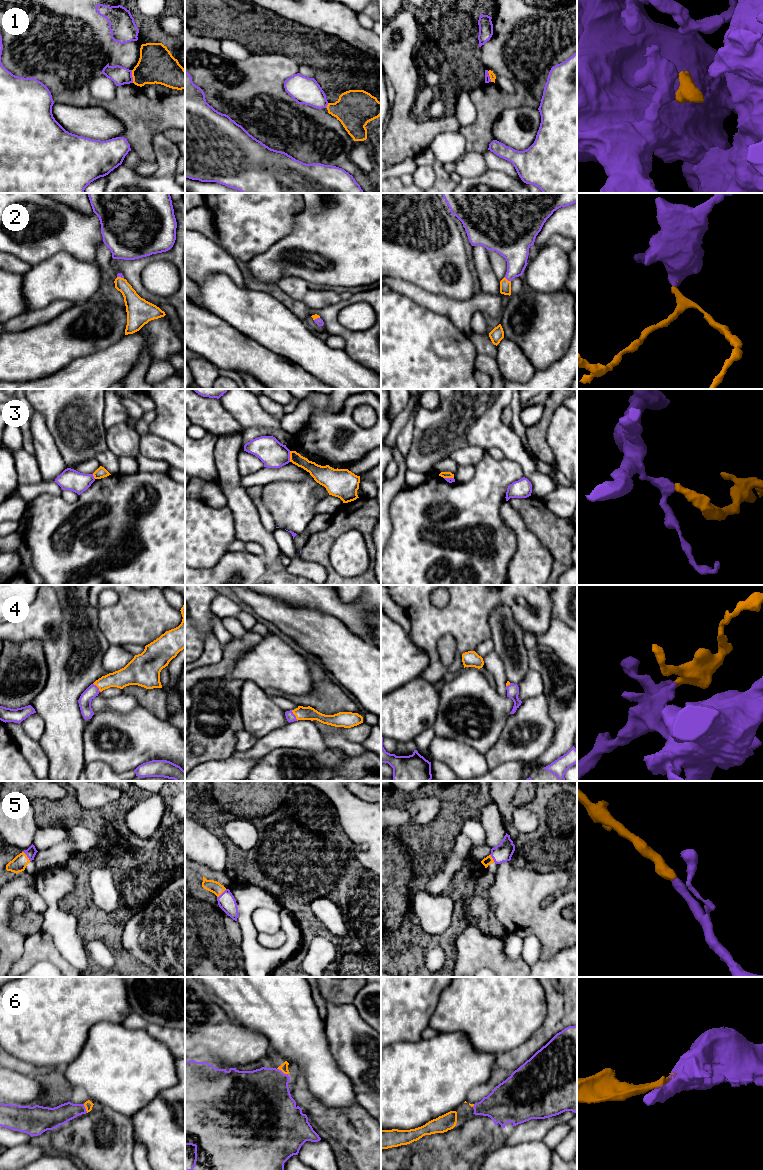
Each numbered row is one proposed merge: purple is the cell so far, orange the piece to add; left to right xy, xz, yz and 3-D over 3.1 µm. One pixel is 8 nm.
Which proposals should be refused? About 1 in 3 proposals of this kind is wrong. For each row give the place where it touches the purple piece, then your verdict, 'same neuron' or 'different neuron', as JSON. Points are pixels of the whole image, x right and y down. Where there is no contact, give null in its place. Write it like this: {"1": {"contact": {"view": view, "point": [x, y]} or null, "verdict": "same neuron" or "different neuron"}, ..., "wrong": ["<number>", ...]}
{"1": {"contact": {"view": "xy", "point": [131, 76]}, "verdict": "different neuron"}, "2": {"contact": {"view": "yz", "point": [507, 279]}, "verdict": "same neuron"}, "3": {"contact": {"view": "xz", "point": [289, 456]}, "verdict": "different neuron"}, "4": {"contact": {"view": "xz", "point": [294, 715]}, "verdict": "same neuron"}, "5": {"contact": {"view": "xy", "point": [27, 856]}, "verdict": "same neuron"}, "6": {"contact": {"view": "xz", "point": [281, 1071]}, "verdict": "same neuron"}, "wrong": ["1", "3"]}

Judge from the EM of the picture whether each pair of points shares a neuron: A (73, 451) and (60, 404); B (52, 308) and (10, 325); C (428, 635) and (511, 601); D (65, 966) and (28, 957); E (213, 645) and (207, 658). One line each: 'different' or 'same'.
A: same
B: same
C: same
D: same
E: same

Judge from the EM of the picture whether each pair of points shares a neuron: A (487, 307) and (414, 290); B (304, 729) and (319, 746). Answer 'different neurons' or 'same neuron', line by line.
A: same neuron
B: same neuron

